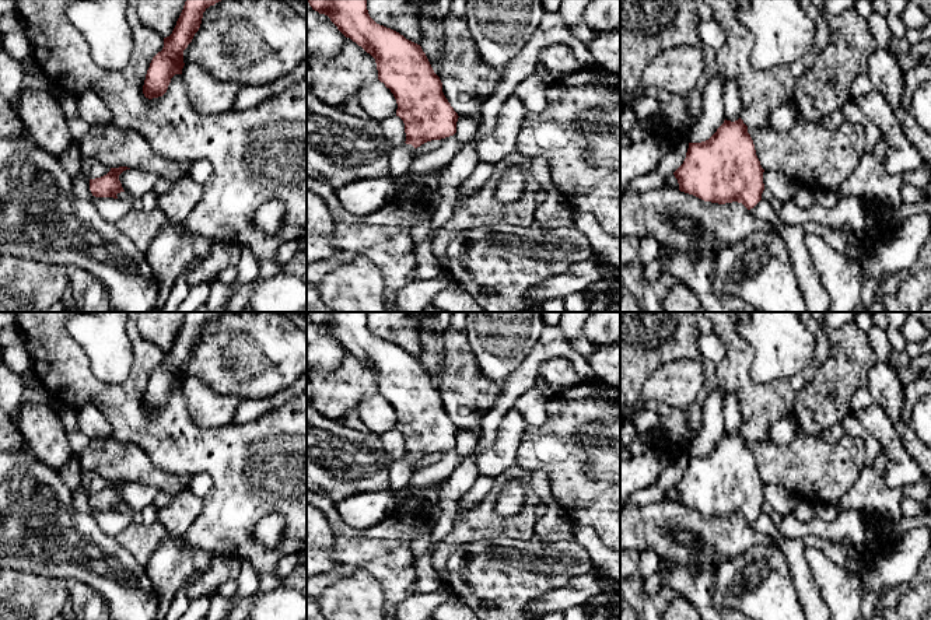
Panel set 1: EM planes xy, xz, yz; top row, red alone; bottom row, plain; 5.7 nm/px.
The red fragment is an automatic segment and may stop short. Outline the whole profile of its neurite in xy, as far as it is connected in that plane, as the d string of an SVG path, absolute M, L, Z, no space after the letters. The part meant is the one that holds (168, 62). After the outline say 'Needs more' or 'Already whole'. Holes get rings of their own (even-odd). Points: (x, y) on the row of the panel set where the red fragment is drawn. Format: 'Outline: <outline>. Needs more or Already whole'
Outline: M186 0L183 10L176 21L172 34L164 38L164 48L158 52L147 70L143 94L153 99L162 97L171 78L175 74L182 74L183 50L192 42L195 34L199 31L203 13L221 0Z. Already whole

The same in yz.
Outline: M739 118L735 122L725 119L708 140L689 143L686 158L673 175L680 192L718 204L738 202L750 210L762 200L763 172L748 126Z. Already whole

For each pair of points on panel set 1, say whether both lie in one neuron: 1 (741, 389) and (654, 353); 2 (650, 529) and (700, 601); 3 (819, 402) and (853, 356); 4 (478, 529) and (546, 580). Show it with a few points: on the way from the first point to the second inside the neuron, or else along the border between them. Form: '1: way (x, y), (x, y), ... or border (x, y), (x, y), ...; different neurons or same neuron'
1: border (716, 365), (716, 381), (718, 385); different neurons
2: border (660, 557), (700, 566); different neurons
3: way (828, 391), (847, 367); same neuron
4: border (524, 539), (493, 536), (464, 542), (458, 546); different neurons

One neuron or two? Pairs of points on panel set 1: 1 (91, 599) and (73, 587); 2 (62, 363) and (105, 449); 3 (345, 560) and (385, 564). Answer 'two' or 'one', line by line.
1: one
2: two
3: one

